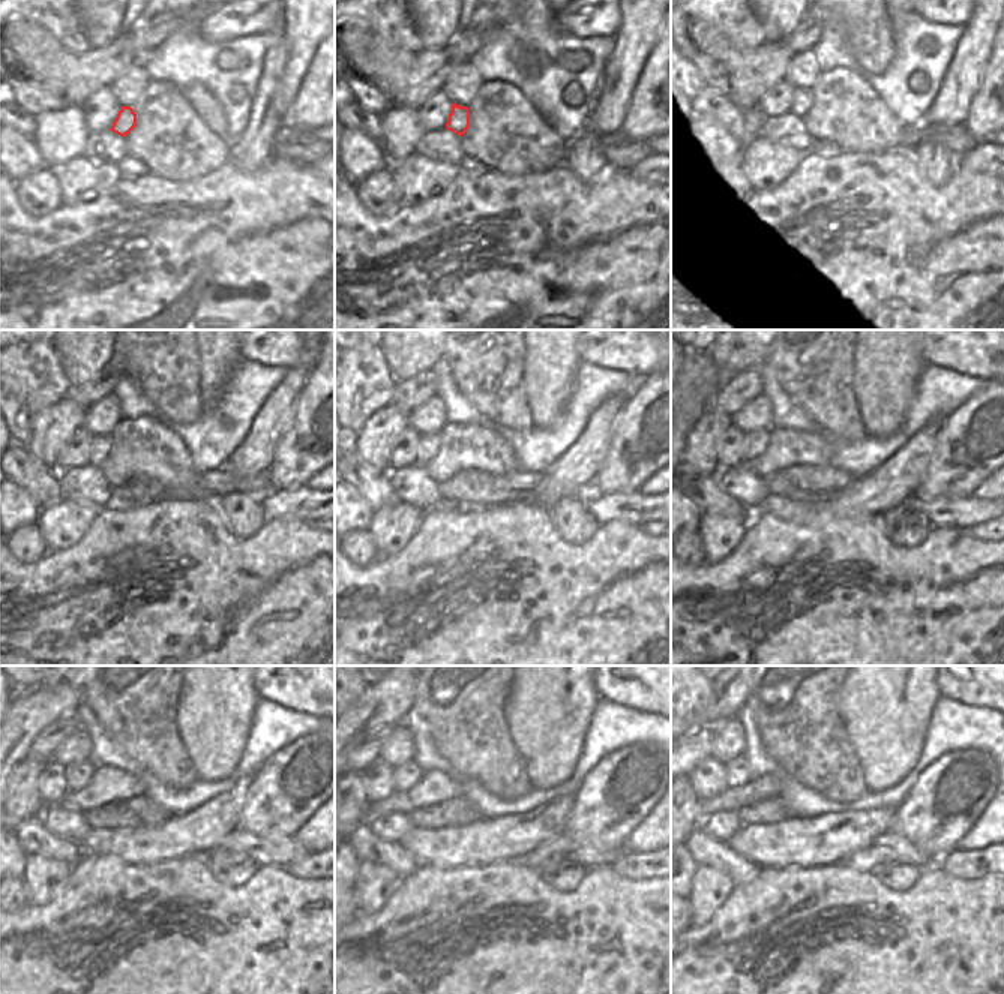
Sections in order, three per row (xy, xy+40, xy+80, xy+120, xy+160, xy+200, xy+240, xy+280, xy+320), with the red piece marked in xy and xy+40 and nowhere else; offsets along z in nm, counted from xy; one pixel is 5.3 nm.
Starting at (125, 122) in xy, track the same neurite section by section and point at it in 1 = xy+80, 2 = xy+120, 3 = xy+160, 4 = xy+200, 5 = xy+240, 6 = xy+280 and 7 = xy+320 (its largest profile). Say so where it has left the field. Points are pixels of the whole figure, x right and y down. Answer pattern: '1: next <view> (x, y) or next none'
1: next xy+80 (790, 123)
2: next xy+120 (99, 447)
3: next xy+160 (428, 446)
4: next xy+200 (755, 443)
5: next xy+240 (77, 775)
6: next xy+280 (405, 775)
7: next xy+320 (737, 774)

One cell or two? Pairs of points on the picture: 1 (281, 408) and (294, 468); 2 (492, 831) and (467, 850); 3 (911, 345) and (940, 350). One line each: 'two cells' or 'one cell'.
1: two cells
2: one cell
3: two cells

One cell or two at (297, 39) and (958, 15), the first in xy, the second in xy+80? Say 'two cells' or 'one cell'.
two cells

